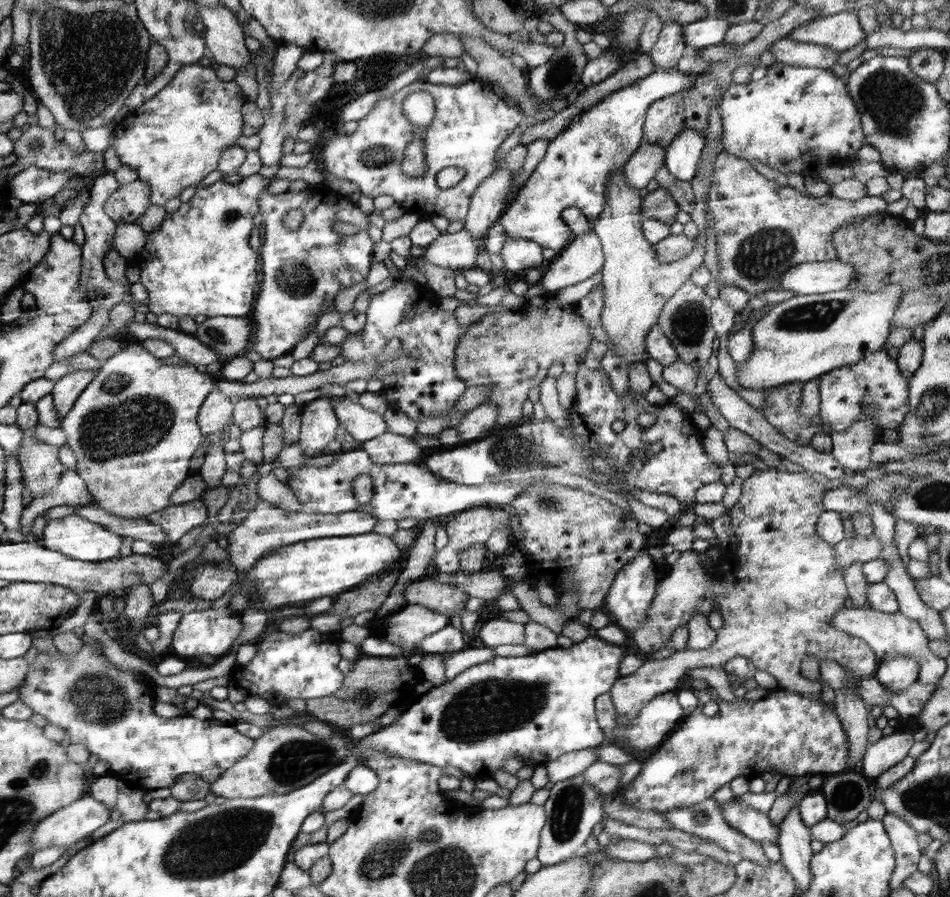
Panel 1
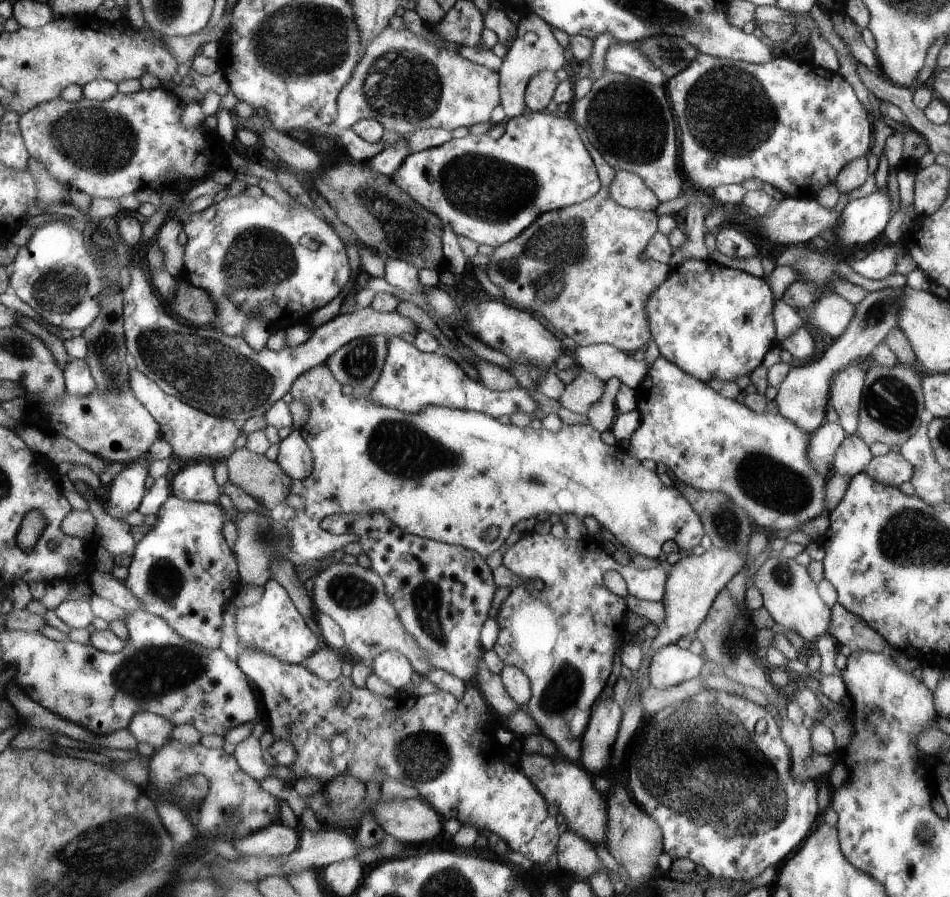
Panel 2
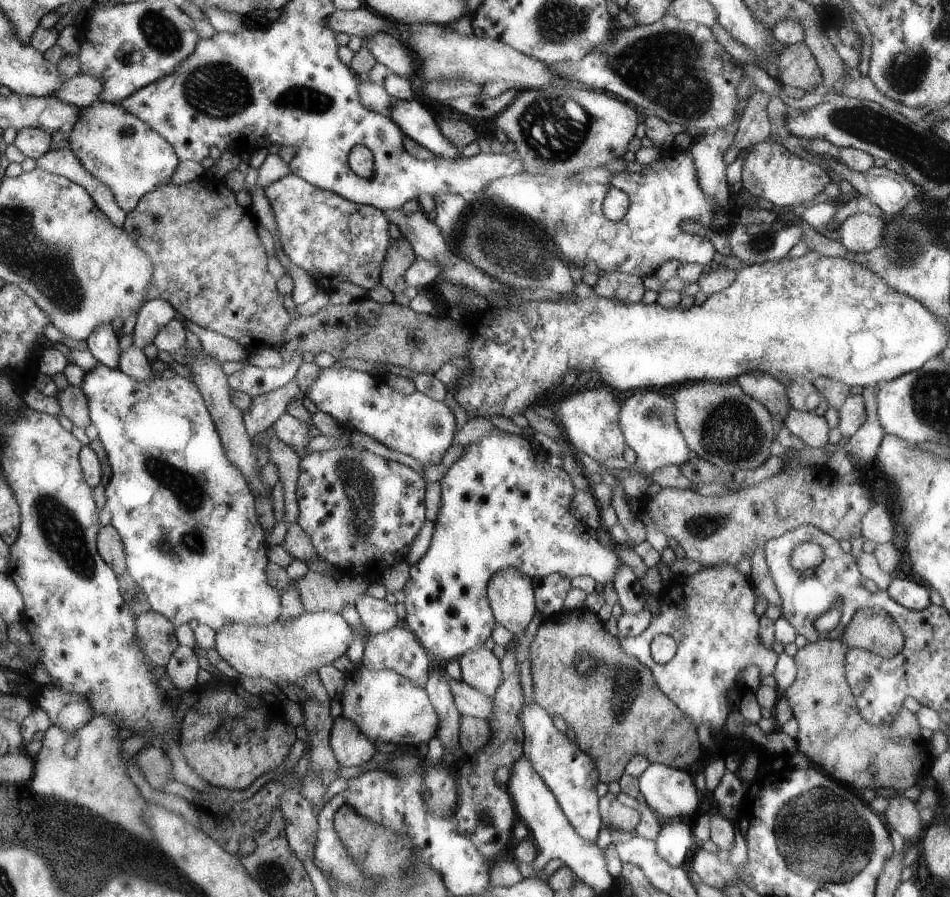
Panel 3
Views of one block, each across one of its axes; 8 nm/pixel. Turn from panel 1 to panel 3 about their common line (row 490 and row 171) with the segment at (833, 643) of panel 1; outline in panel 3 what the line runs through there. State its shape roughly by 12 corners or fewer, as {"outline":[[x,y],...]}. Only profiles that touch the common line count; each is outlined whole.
{"outline":[[765,140],[745,152],[743,187],[776,208],[812,202],[825,168]]}

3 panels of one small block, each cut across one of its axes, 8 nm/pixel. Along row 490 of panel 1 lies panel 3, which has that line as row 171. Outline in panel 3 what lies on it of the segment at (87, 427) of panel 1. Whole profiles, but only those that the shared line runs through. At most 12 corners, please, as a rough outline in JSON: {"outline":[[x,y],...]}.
{"outline":[[102,100],[68,147],[133,211],[181,161],[160,133]]}

